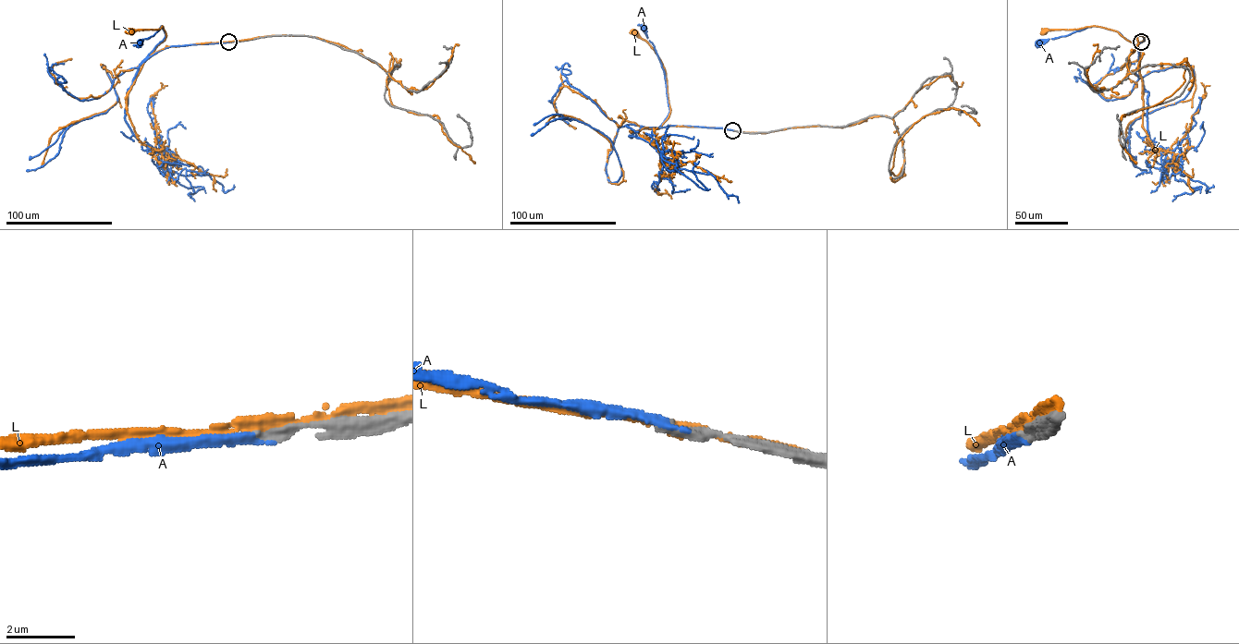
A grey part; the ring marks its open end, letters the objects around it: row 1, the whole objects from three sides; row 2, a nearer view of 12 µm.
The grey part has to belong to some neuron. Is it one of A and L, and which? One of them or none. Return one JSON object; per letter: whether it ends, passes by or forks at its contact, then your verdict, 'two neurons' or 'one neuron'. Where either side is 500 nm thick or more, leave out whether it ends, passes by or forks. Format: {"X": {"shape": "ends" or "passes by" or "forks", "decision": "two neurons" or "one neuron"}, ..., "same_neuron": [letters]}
{"A": {"shape": "ends", "decision": "one neuron"}, "L": {"shape": "passes by", "decision": "two neurons"}, "same_neuron": ["A"]}

